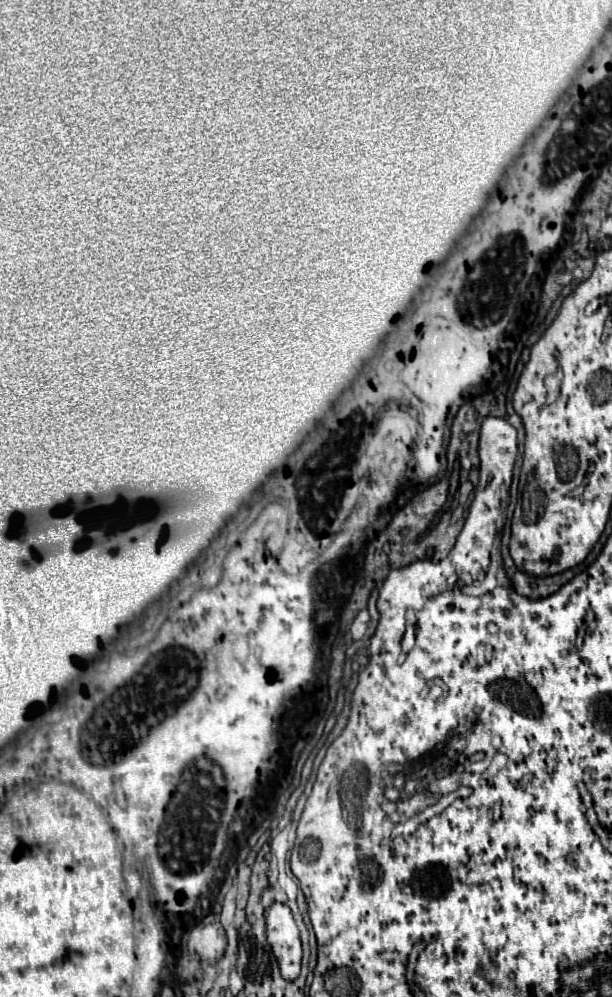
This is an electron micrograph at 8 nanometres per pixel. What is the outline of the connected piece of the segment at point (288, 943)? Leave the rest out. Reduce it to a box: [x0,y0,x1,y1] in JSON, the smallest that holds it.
[267,903,301,981]

